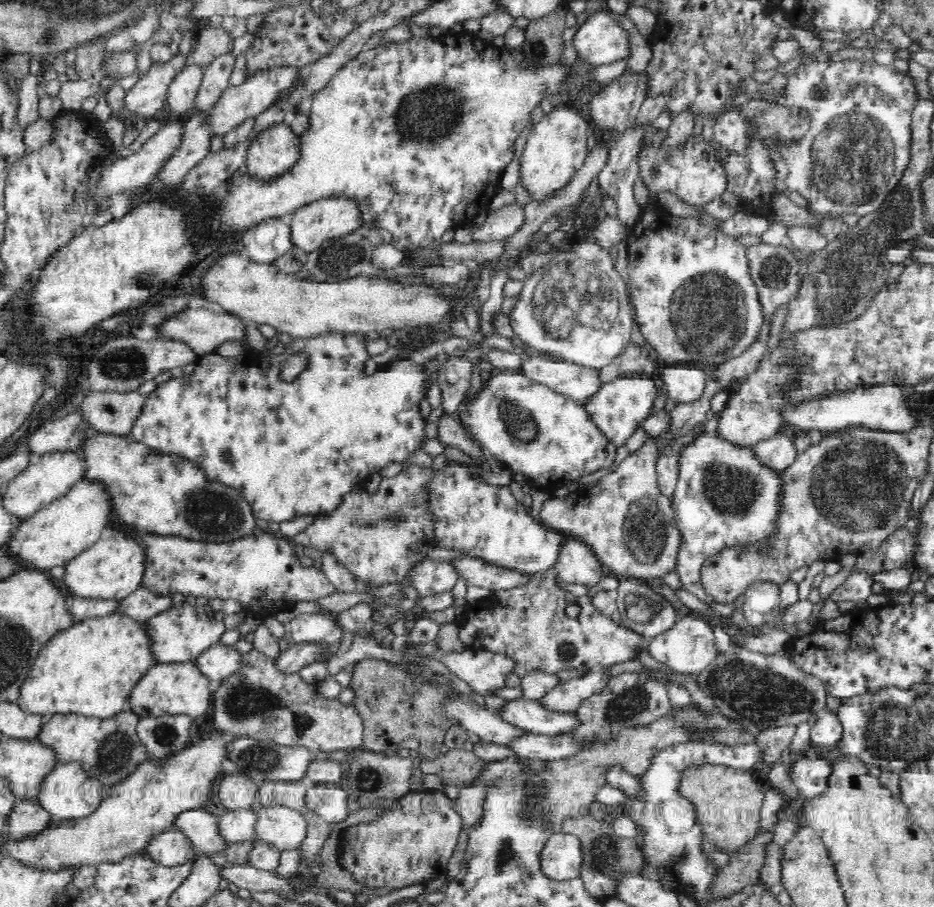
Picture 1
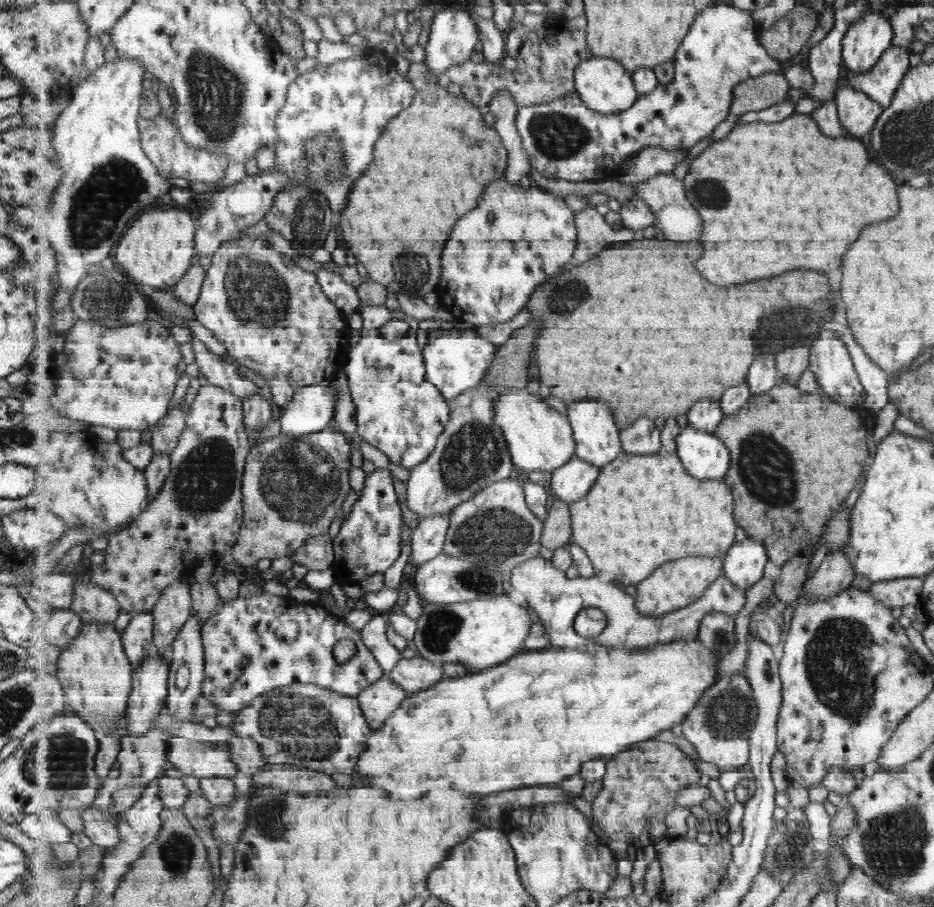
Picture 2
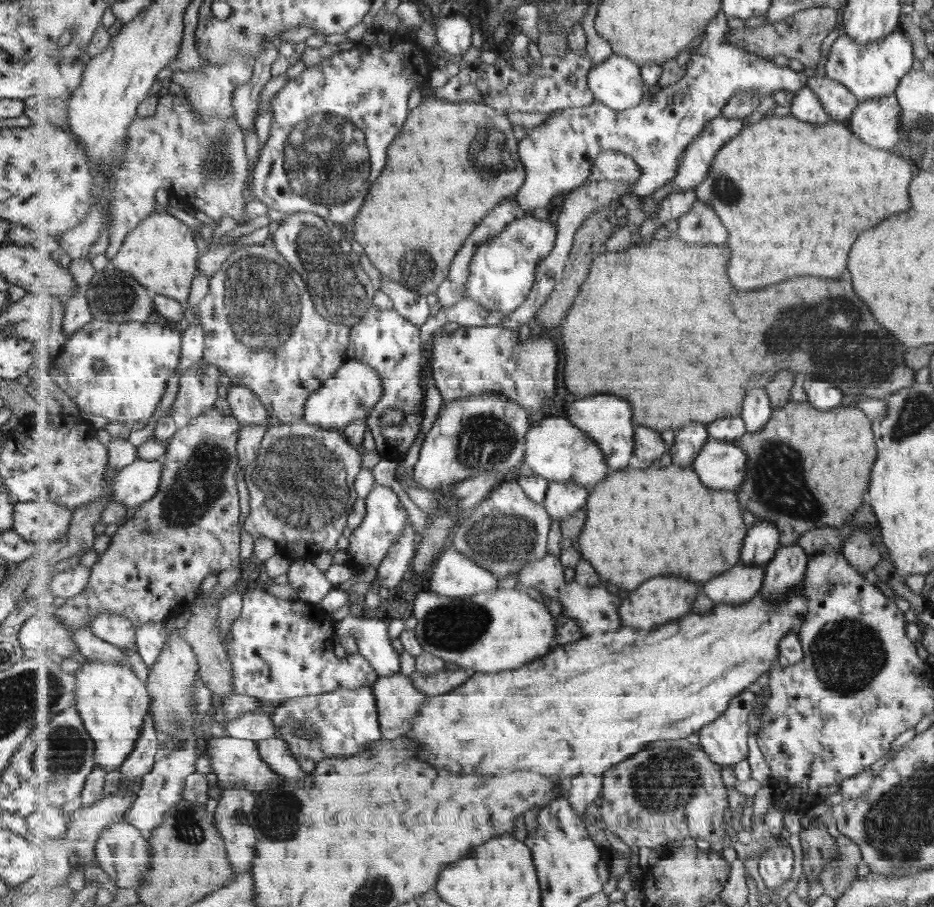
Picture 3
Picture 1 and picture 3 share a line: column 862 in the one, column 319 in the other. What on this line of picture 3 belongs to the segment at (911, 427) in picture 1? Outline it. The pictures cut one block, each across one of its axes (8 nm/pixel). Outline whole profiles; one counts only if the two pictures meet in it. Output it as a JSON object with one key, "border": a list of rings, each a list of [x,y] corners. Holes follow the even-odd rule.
{"border":[[[350,359],[341,367],[336,376],[326,380],[319,391],[315,391],[305,405],[303,422],[323,429],[344,429],[353,421],[365,420],[373,407],[384,395],[384,381],[375,368]]]}

